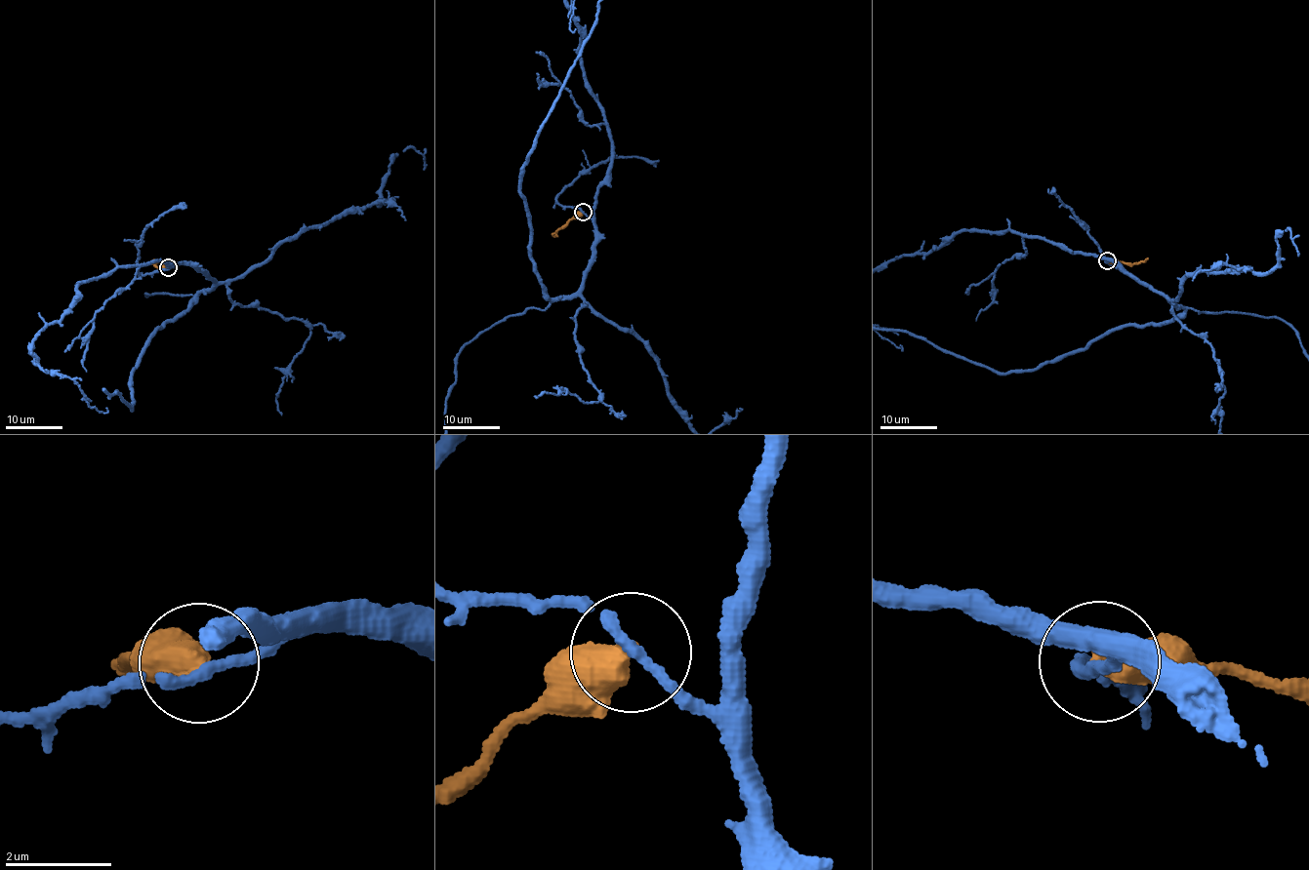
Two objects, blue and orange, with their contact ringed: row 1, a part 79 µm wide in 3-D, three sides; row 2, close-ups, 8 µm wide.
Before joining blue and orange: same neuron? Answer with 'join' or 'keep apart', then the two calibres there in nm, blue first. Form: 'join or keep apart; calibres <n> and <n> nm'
keep apart; calibres 190 and 600 nm

